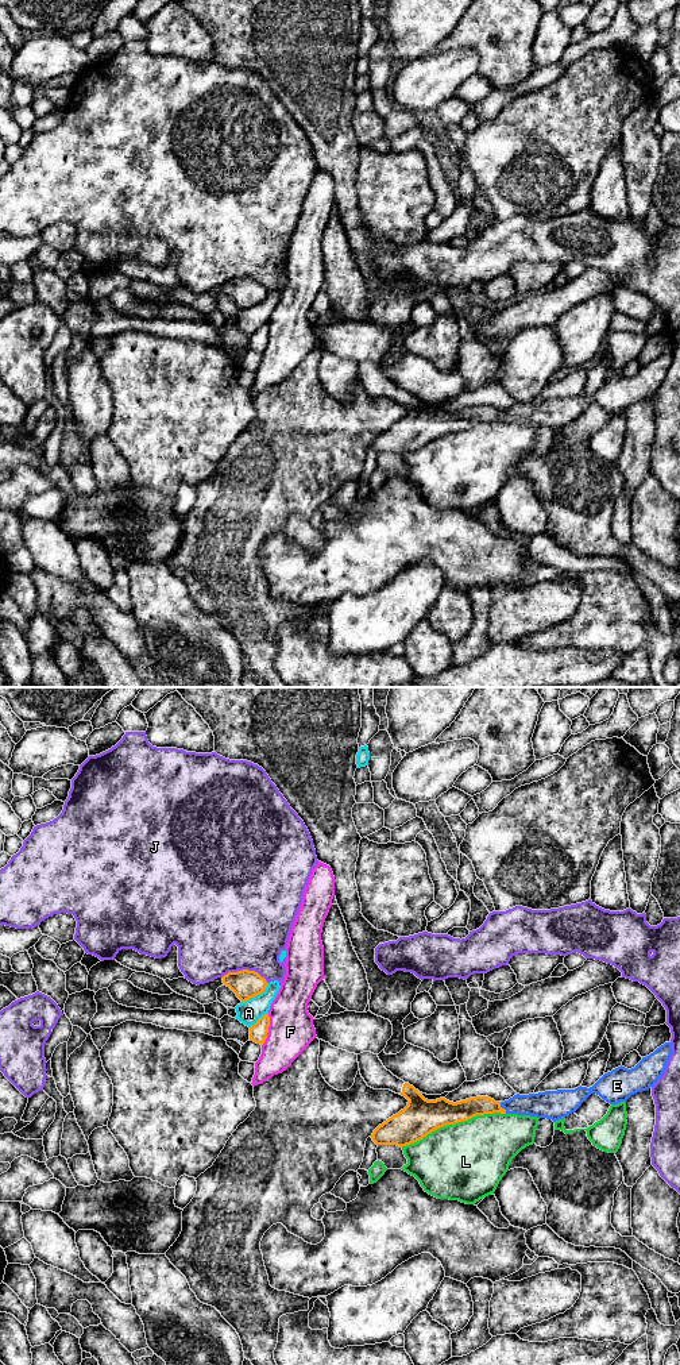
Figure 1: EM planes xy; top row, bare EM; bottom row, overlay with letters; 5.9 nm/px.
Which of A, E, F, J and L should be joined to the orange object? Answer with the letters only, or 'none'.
E

